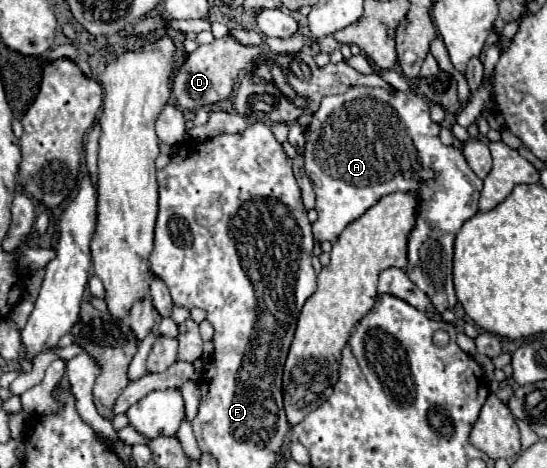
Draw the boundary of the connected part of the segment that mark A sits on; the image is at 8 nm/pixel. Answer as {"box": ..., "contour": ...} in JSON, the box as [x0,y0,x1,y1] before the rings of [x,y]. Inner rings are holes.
{"box":[304,87,482,313],"contour":[[[356,87],[348,89],[342,95],[322,99],[320,109],[314,113],[306,129],[304,145],[304,169],[312,181],[318,201],[318,223],[314,223],[312,227],[314,239],[318,241],[334,243],[348,223],[358,219],[366,211],[366,207],[372,207],[388,193],[404,191],[416,195],[416,225],[408,235],[406,273],[428,295],[436,313],[444,313],[446,309],[454,309],[456,305],[456,295],[452,287],[454,237],[464,225],[464,221],[478,213],[478,197],[482,191],[482,179],[474,175],[464,155],[456,147],[446,147],[440,141],[440,129],[442,125],[430,119],[428,101],[382,99],[380,89]]]}

